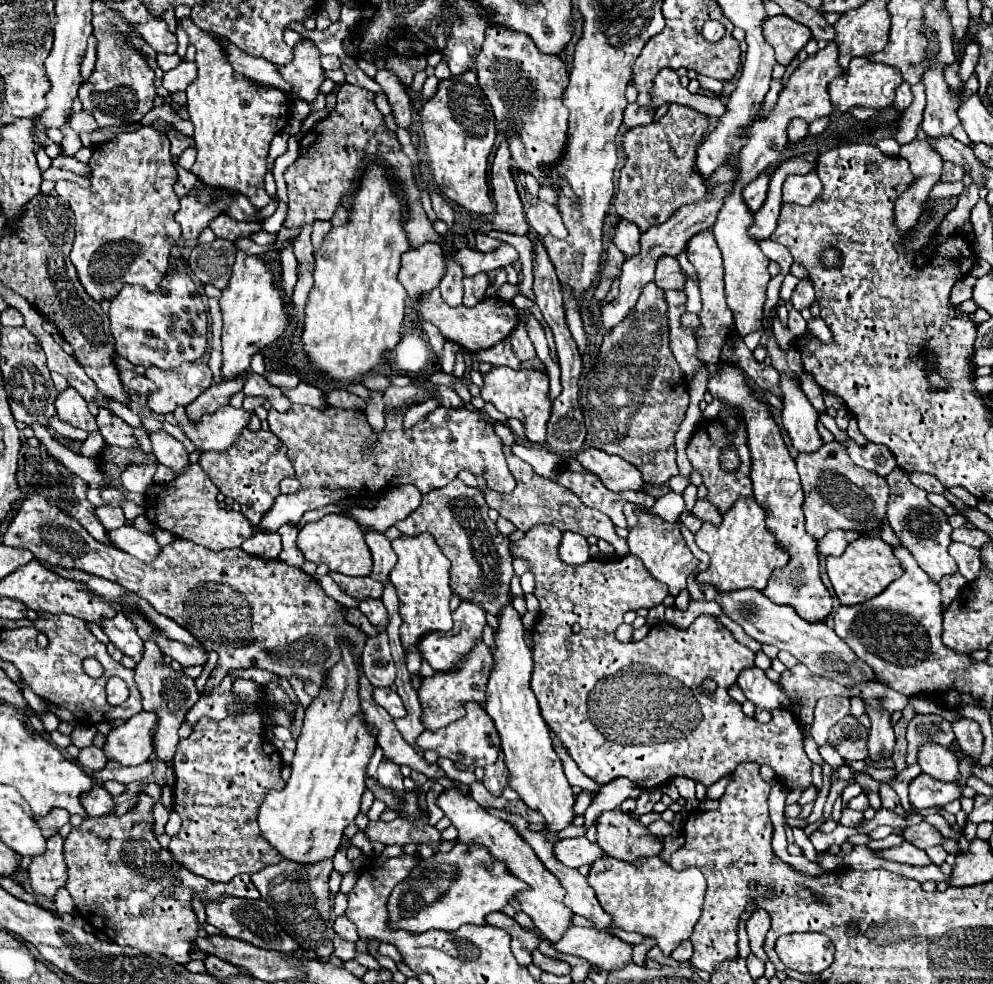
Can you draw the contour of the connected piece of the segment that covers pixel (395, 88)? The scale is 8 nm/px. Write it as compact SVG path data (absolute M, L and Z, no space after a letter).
M378 70L374 80L382 86L390 106L392 106L392 115L396 118L400 128L406 128L412 123L412 111L410 98L406 88L399 81L399 78L389 70Z

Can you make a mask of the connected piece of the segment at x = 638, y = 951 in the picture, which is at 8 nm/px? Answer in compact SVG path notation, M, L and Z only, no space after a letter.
M644 938L644 942L642 942L642 944L634 946L634 954L632 954L634 962L642 966L642 964L644 964L644 960L646 960L646 952L648 952L652 946L654 946L654 940L650 940L650 938Z

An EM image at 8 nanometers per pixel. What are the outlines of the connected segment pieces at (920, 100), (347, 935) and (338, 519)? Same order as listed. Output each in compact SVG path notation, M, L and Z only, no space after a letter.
M920 80L918 84L912 86L912 104L906 108L904 116L902 116L902 126L900 128L906 128L904 136L906 136L906 142L910 142L912 138L916 138L916 130L922 122L922 110L926 106L926 94L924 94L924 80Z
M338 916L338 918L334 920L334 930L336 930L336 934L338 934L340 938L344 938L344 940L348 940L348 942L356 942L356 940L358 940L356 928L354 928L354 924L352 924L346 916Z
M328 514L318 522L306 524L298 532L298 548L302 550L306 560L316 564L326 564L332 572L348 574L348 576L370 576L370 548L364 542L362 528L356 520L342 514Z

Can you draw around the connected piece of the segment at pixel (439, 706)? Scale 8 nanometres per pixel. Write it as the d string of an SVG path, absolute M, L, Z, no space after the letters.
M482 640L474 642L474 648L466 654L466 660L460 660L460 664L456 664L452 670L446 672L436 672L430 678L422 680L422 686L418 690L418 698L420 704L424 708L422 712L422 724L428 730L438 730L454 720L458 720L458 716L462 716L462 704L464 702L484 702L484 690L486 690L486 680L490 674L490 648L484 646Z

